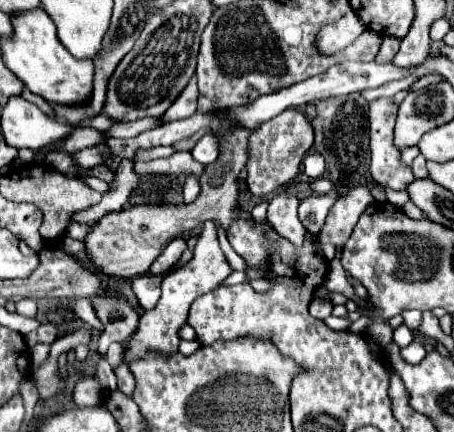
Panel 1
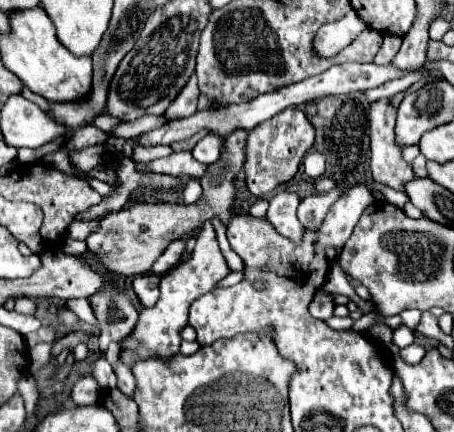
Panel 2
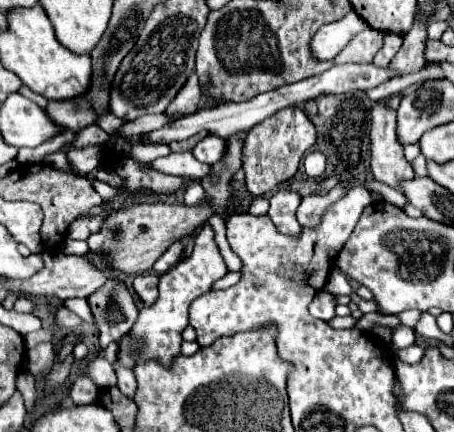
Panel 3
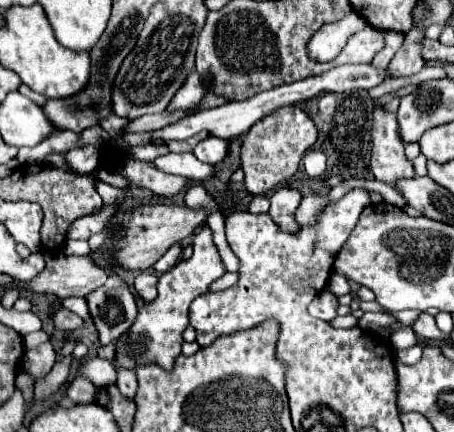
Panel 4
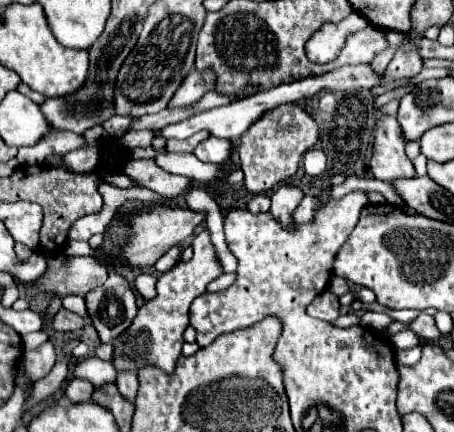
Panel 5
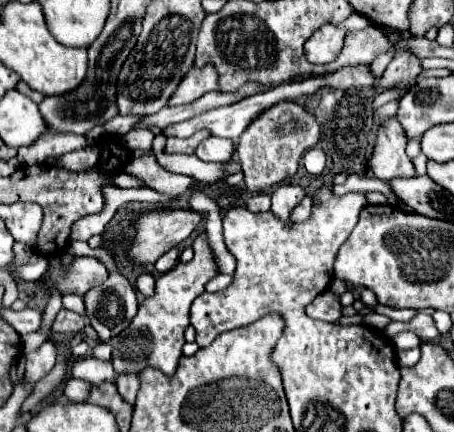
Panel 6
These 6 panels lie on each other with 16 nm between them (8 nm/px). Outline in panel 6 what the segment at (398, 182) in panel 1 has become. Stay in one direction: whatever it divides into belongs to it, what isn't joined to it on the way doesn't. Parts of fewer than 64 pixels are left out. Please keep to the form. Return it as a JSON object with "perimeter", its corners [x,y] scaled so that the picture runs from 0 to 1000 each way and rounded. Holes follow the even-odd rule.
{"perimeter":[[[855,273],[833,292],[828,338],[815,370],[815,389],[828,412],[907,412],[916,403],[907,370],[894,361],[894,306],[872,273]]]}

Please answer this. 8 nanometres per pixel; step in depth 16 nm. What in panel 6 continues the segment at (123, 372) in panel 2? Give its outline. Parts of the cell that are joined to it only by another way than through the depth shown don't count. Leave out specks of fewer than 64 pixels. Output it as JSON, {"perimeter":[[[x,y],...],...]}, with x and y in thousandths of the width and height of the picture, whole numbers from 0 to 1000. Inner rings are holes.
{"perimeter":[[[260,870],[260,912],[286,935],[300,935],[300,912],[308,903],[304,870]]]}

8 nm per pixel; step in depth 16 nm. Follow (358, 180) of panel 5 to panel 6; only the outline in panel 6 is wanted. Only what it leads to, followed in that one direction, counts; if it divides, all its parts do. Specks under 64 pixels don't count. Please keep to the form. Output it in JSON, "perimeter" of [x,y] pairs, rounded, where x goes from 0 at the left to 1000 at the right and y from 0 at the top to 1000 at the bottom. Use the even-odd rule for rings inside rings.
{"perimeter":[[[771,403],[767,417],[753,426],[753,431],[736,431],[736,444],[740,449],[762,449],[762,444],[855,444],[855,426],[833,417],[833,412],[819,412],[819,407],[806,407],[806,403]]]}

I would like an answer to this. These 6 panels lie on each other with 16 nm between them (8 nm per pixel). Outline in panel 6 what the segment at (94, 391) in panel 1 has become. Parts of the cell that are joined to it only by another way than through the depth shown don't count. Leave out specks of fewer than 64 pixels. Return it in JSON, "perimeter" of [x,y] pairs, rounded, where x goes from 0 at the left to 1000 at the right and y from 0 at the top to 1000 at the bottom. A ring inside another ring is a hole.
{"perimeter":[[[145,875],[141,880],[141,917],[154,931],[185,931],[194,917],[198,889],[185,880],[163,880],[163,875]]]}

